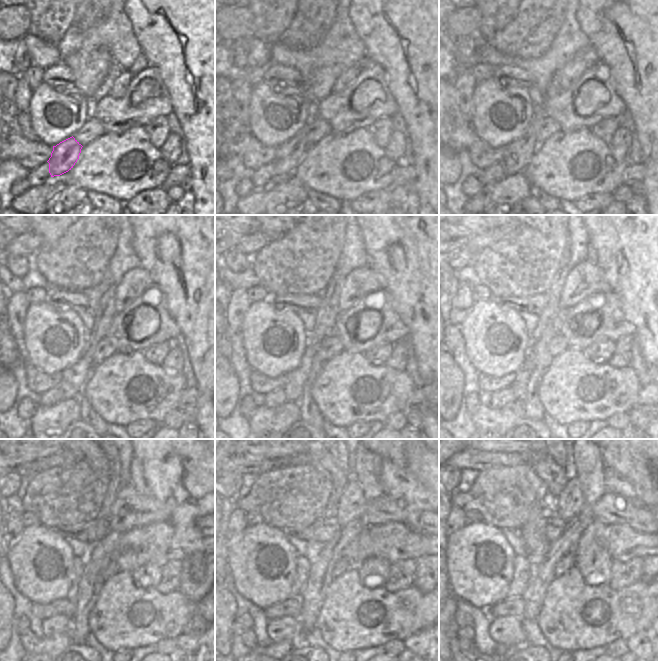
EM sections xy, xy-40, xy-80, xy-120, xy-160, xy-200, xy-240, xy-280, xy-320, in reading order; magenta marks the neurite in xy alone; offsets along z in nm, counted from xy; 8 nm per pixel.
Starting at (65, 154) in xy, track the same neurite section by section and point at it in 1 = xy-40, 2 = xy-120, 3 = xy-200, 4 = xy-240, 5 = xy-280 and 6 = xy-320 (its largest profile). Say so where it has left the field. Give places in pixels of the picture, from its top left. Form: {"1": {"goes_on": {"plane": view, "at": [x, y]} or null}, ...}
{"1": {"goes_on": {"plane": "xy-40", "at": [288, 156]}}, "2": {"goes_on": {"plane": "xy-120", "at": [73, 378]}}, "3": {"goes_on": {"plane": "xy-200", "at": [549, 313]}}, "4": {"goes_on": {"plane": "xy-240", "at": [115, 485]}}, "5": {"goes_on": {"plane": "xy-280", "at": [340, 459]}}, "6": {"goes_on": {"plane": "xy-320", "at": [561, 459]}}}

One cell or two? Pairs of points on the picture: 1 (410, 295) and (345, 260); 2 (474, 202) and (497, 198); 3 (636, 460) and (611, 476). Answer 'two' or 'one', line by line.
1: two
2: two
3: two

